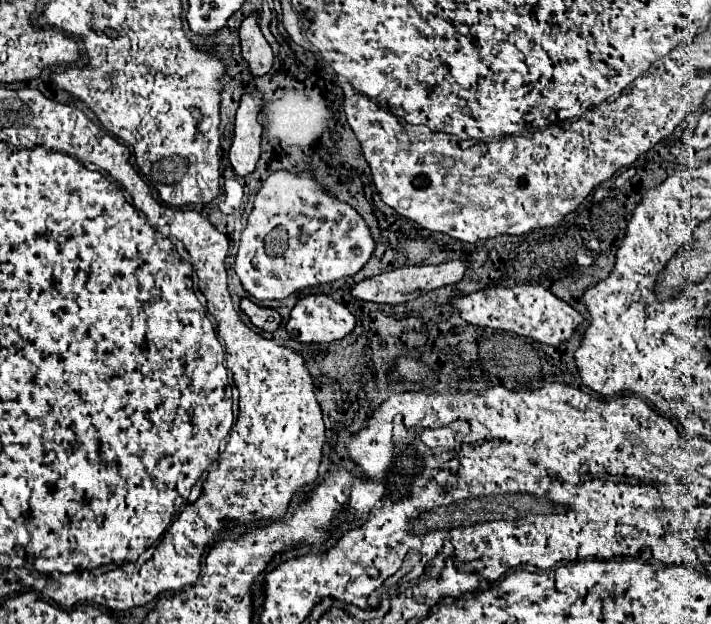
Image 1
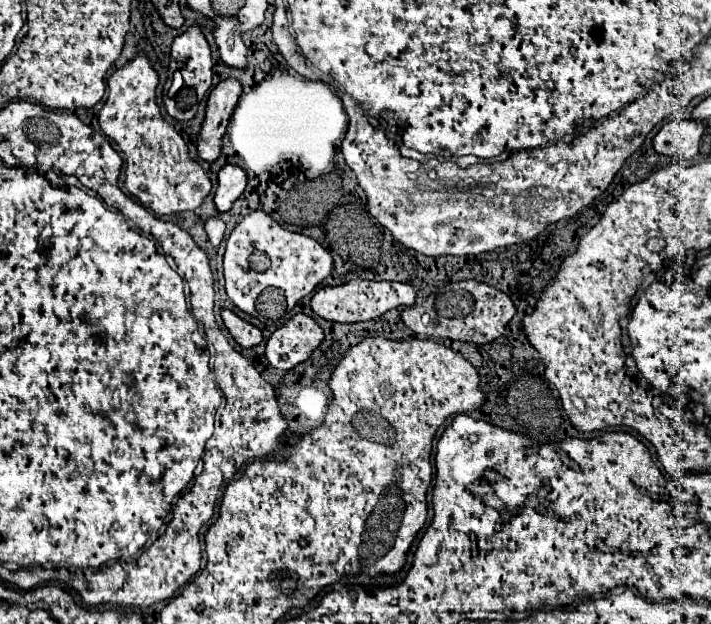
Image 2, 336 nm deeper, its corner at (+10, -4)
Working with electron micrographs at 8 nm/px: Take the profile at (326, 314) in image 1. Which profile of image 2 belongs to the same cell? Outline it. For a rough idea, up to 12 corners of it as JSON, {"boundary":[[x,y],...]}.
{"boundary":[[294,315],[266,341],[276,369],[294,369],[324,341],[322,327]]}

